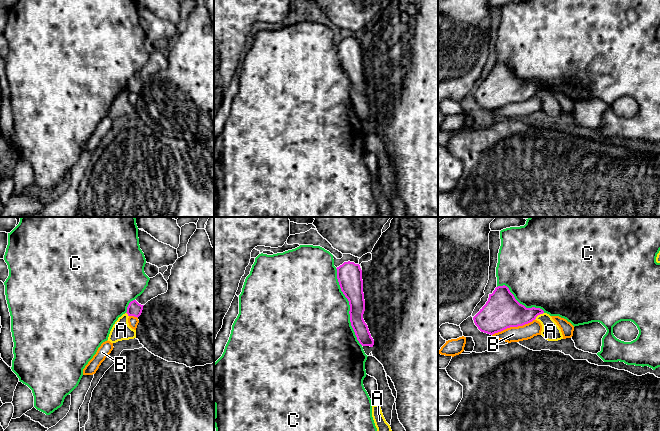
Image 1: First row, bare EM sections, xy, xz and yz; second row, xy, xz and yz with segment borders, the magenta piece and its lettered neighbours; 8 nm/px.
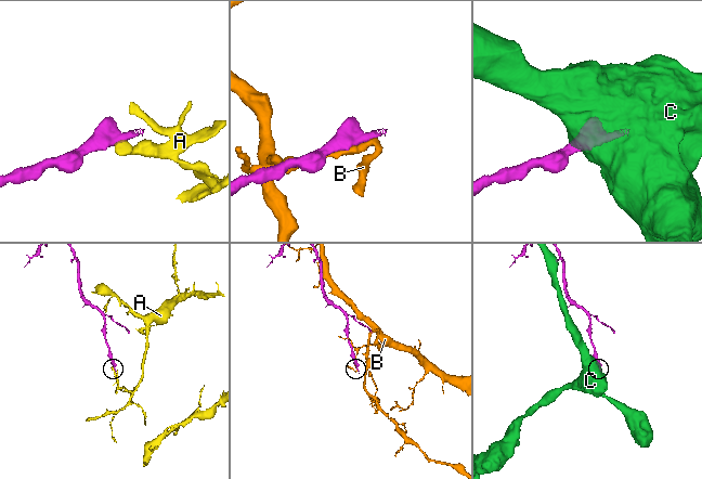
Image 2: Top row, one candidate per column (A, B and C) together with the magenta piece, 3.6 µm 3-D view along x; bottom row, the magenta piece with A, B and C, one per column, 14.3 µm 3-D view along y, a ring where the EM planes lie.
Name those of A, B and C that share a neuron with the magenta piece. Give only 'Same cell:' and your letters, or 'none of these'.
Same cell: none of these

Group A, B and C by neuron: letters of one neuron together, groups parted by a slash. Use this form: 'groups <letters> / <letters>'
groups A / B / C

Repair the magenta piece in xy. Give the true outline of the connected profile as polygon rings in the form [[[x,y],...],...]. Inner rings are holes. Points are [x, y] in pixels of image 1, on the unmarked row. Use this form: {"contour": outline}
{"contour": [[[161,49],[155,53],[150,54],[148,62],[144,68],[135,76],[131,77],[127,83],[128,92],[139,93],[142,89],[143,82],[151,75],[158,71],[166,69],[168,66],[168,59]]]}

